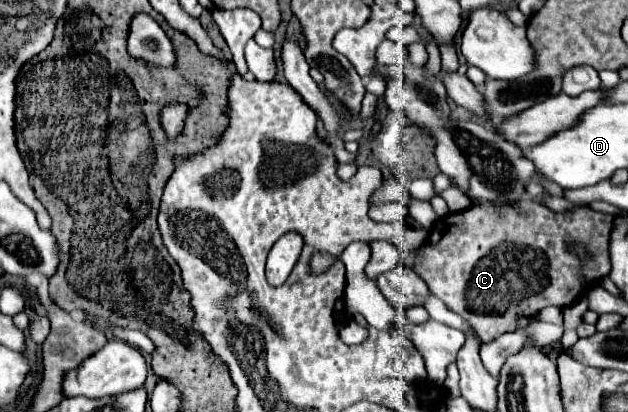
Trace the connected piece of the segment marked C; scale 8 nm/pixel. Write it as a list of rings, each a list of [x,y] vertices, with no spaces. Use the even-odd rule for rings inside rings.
[[[534,199],[522,201],[482,201],[466,211],[448,213],[438,223],[434,223],[430,237],[420,249],[420,259],[412,261],[410,253],[404,251],[400,263],[414,269],[430,287],[430,291],[446,303],[446,307],[460,317],[464,317],[482,343],[496,339],[502,333],[514,331],[520,317],[534,315],[542,307],[558,305],[568,307],[584,291],[584,279],[598,283],[610,273],[608,239],[610,239],[612,215],[592,211],[586,205],[574,207],[570,211],[550,211]],[[566,241],[582,241],[582,245],[594,255],[588,263],[580,263],[574,255],[566,251]]]

